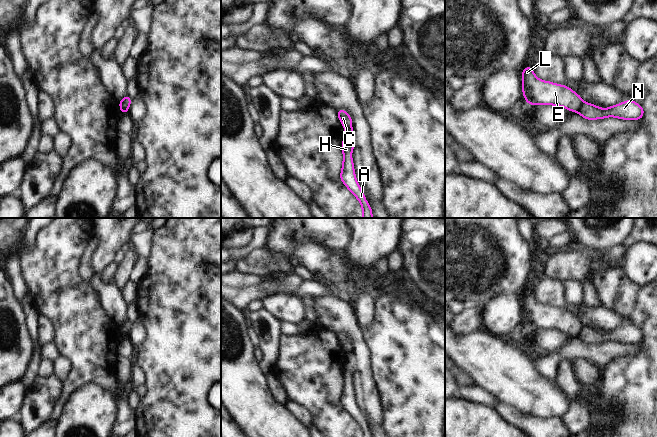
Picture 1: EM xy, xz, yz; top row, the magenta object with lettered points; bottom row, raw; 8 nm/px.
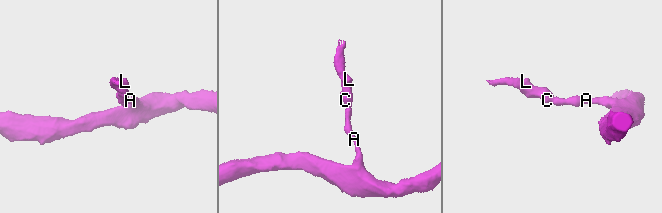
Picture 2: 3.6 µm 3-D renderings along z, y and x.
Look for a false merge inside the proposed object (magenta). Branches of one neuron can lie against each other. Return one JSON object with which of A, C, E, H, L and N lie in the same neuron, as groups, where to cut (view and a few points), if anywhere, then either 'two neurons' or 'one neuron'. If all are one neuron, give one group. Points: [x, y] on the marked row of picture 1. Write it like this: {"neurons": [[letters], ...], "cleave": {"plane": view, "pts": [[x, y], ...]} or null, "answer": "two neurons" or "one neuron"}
{"neurons": [["A", "H", "N"], ["C", "E", "L"]], "cleave": {"plane": "yz", "pts": [[583, 102], [578, 111]]}, "answer": "two neurons"}

